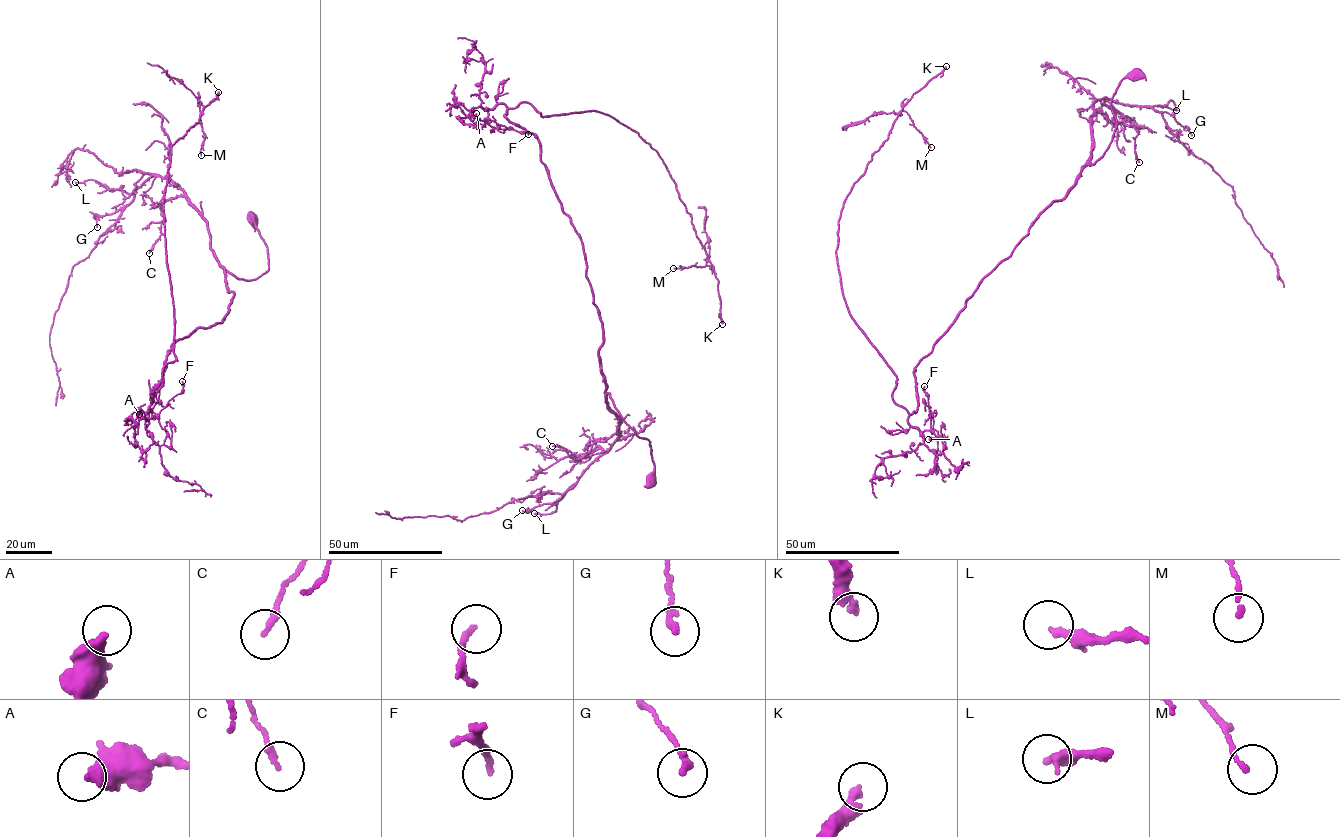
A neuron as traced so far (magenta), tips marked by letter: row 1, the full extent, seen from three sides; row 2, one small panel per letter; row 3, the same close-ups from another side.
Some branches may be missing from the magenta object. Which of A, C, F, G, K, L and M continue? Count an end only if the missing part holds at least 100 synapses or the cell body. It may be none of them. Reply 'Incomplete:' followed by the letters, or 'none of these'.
Incomplete: K

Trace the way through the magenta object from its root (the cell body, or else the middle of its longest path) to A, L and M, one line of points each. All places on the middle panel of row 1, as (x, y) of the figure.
A: (652, 480), (649, 442), (605, 395), (582, 244), (537, 138), (503, 104), (455, 102), (476, 113)
L: (652, 480), (649, 442), (626, 422), (608, 393), (620, 434), (554, 511), (534, 513)
M: (652, 480), (649, 442), (605, 395), (578, 233), (508, 109), (597, 111), (651, 145), (709, 256), (673, 268)

